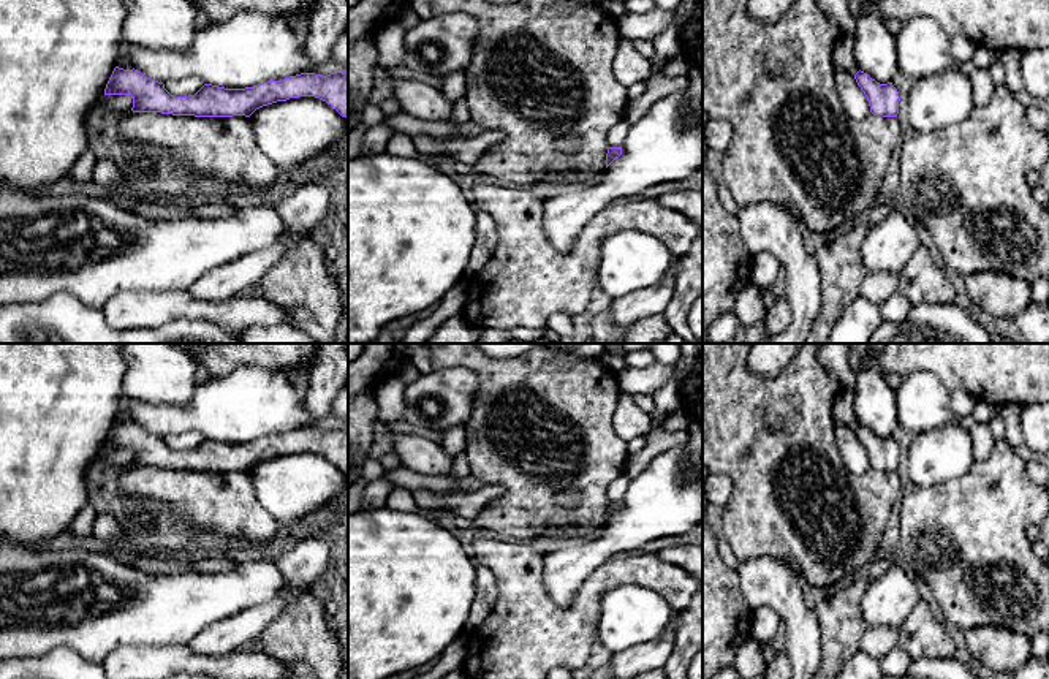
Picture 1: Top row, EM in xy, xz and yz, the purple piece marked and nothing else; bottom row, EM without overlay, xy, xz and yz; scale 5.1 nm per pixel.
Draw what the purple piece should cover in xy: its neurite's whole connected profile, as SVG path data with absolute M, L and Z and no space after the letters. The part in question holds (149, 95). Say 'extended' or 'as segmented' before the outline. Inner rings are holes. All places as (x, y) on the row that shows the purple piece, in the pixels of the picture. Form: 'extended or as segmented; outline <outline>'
as segmented; outline M116 66L104 95L131 95L133 112L161 112L195 117L250 117L256 109L290 98L315 97L348 117L348 71L335 70L328 76L301 73L282 81L267 81L245 89L225 89L204 84L195 95L171 95L163 82L138 70Z

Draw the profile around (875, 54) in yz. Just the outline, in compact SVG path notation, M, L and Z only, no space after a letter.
M870 14L858 16L853 38L858 68L880 84L891 82L899 73L899 65L896 33L888 24Z

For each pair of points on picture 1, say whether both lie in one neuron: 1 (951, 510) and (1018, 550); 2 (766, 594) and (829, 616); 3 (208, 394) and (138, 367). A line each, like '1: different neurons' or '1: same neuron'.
1: same neuron
2: different neurons
3: different neurons

